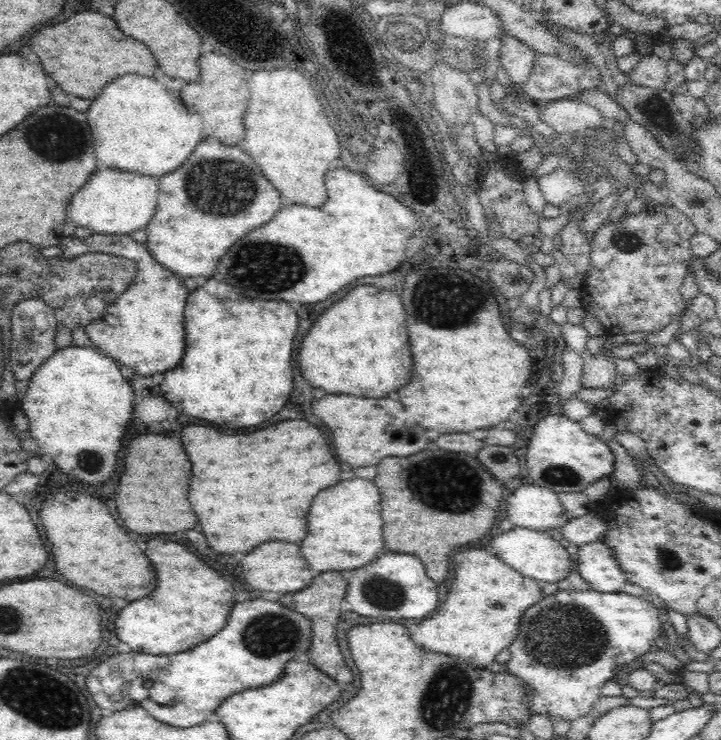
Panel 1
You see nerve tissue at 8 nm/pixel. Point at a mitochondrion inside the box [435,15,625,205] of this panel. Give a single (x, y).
(572, 153)

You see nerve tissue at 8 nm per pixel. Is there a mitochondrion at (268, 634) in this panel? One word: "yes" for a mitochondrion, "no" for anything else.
yes

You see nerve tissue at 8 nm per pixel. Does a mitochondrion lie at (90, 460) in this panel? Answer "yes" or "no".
yes

